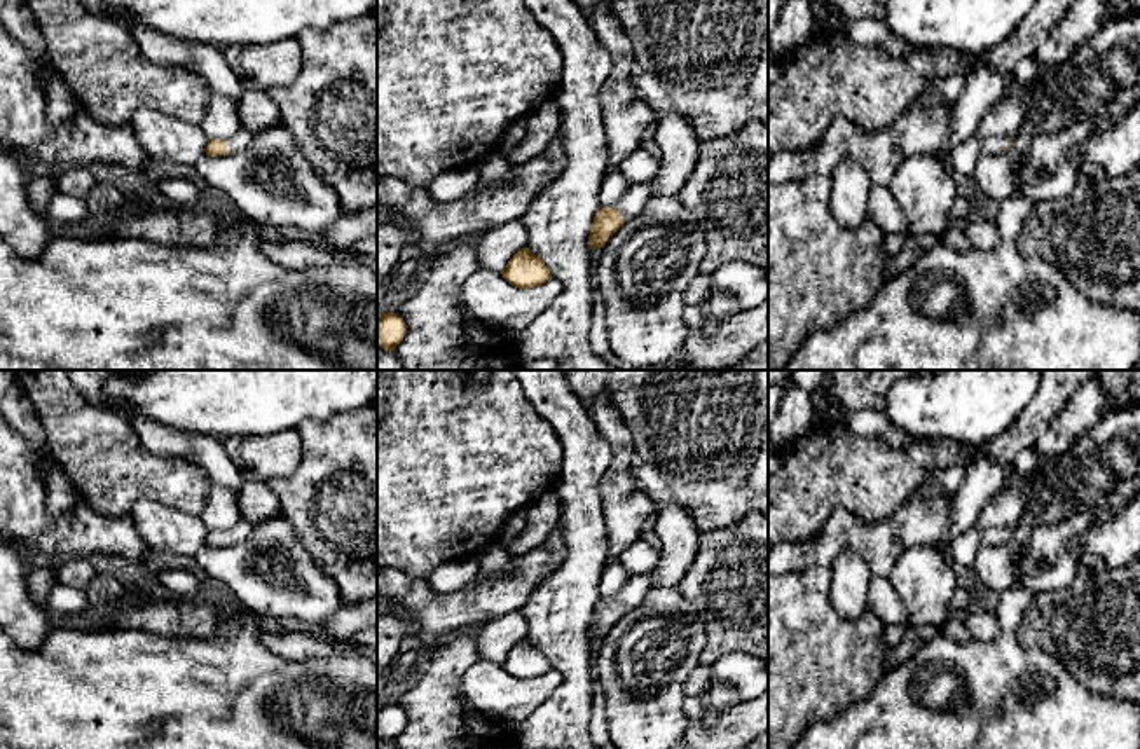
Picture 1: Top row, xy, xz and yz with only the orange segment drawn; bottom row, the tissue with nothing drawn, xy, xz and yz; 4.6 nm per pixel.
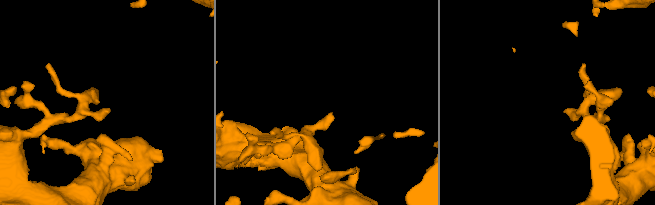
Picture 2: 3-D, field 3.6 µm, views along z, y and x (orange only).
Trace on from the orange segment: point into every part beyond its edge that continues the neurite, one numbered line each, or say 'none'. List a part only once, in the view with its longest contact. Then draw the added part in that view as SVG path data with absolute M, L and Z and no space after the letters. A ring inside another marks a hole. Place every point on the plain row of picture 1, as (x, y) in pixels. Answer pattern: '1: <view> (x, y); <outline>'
1: xy (240, 531); M241 519L234 526L230 526L225 531L225 538L229 541L229 546L244 541L251 534L251 529L253 529L253 524L244 519Z

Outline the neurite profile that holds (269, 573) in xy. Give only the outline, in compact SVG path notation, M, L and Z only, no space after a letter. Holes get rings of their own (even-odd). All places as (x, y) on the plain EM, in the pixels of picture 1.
M281 512L253 524L244 541L218 548L204 546L194 559L211 587L229 592L236 604L257 618L293 620L316 630L344 606L339 587L316 566Z

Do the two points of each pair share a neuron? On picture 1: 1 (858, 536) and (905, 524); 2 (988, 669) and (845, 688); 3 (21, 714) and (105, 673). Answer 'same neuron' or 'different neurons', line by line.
1: same neuron
2: different neurons
3: same neuron

